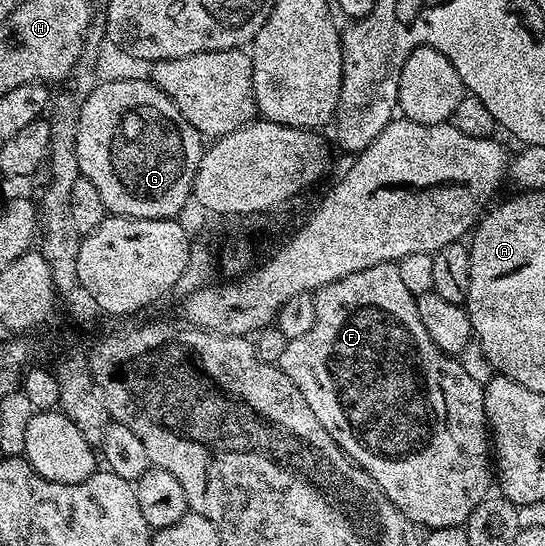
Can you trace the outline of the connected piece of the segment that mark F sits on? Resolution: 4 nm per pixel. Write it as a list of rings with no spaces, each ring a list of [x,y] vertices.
[[[379,263],[370,265],[370,269],[362,269],[358,273],[350,273],[350,277],[342,277],[338,281],[328,283],[315,292],[314,325],[302,337],[287,340],[285,352],[282,353],[278,366],[298,385],[298,391],[314,409],[314,417],[322,421],[322,429],[334,437],[337,445],[347,453],[352,460],[390,497],[390,501],[401,511],[409,521],[424,529],[437,527],[463,527],[467,523],[470,513],[483,499],[487,499],[490,488],[494,483],[494,467],[490,462],[490,432],[488,418],[484,412],[484,389],[482,384],[468,376],[466,369],[462,369],[459,358],[446,354],[434,341],[430,341],[430,333],[418,318],[416,296],[406,289],[406,284],[398,274],[396,263]]]

